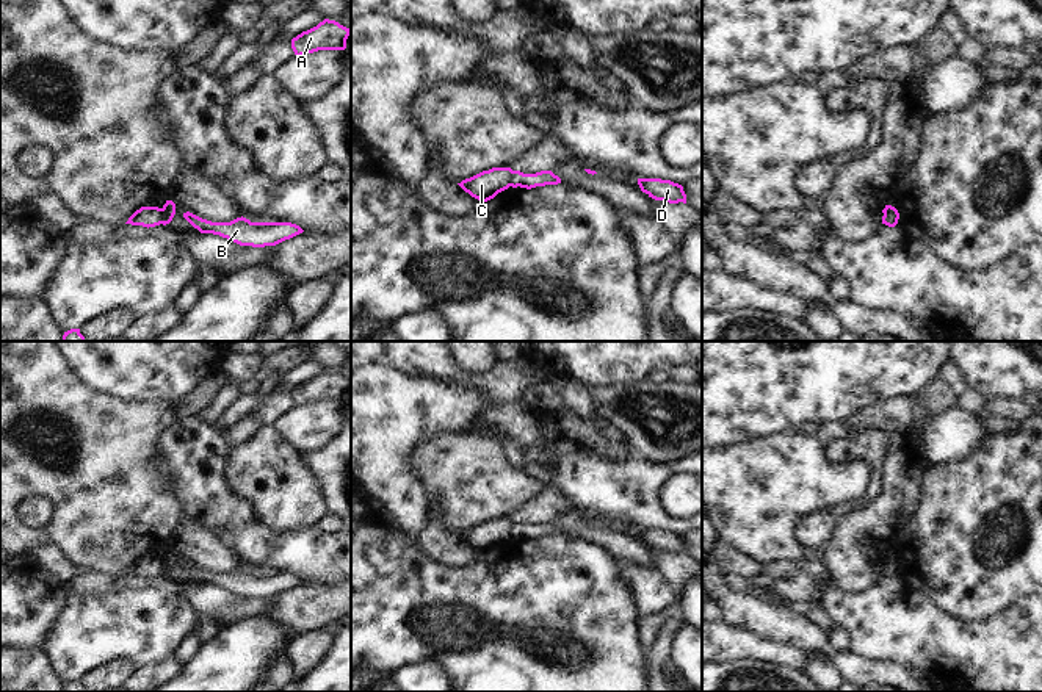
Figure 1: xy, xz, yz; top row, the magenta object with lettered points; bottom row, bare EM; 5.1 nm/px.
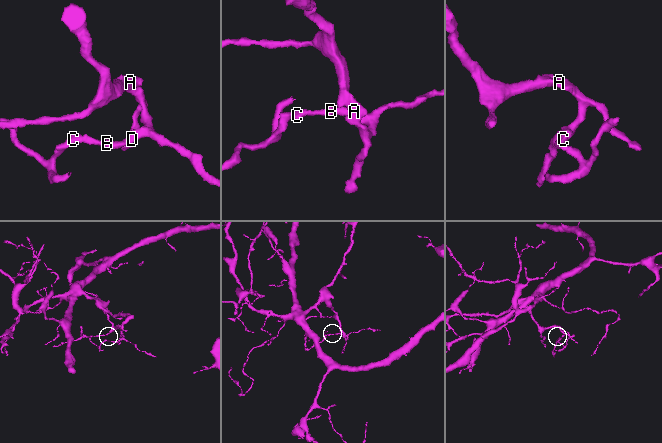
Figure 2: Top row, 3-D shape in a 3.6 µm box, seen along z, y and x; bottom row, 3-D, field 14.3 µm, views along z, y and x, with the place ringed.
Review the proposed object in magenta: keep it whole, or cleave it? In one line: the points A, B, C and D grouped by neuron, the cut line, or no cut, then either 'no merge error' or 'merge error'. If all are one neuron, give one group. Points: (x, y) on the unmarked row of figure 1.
groups A B D / C; cut xy (160, 559), (162, 573); merge error

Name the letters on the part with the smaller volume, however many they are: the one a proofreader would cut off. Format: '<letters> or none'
C

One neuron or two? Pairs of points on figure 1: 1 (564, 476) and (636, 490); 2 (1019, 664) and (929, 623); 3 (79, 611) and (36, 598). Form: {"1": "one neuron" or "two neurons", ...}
{"1": "one neuron", "2": "one neuron", "3": "two neurons"}

